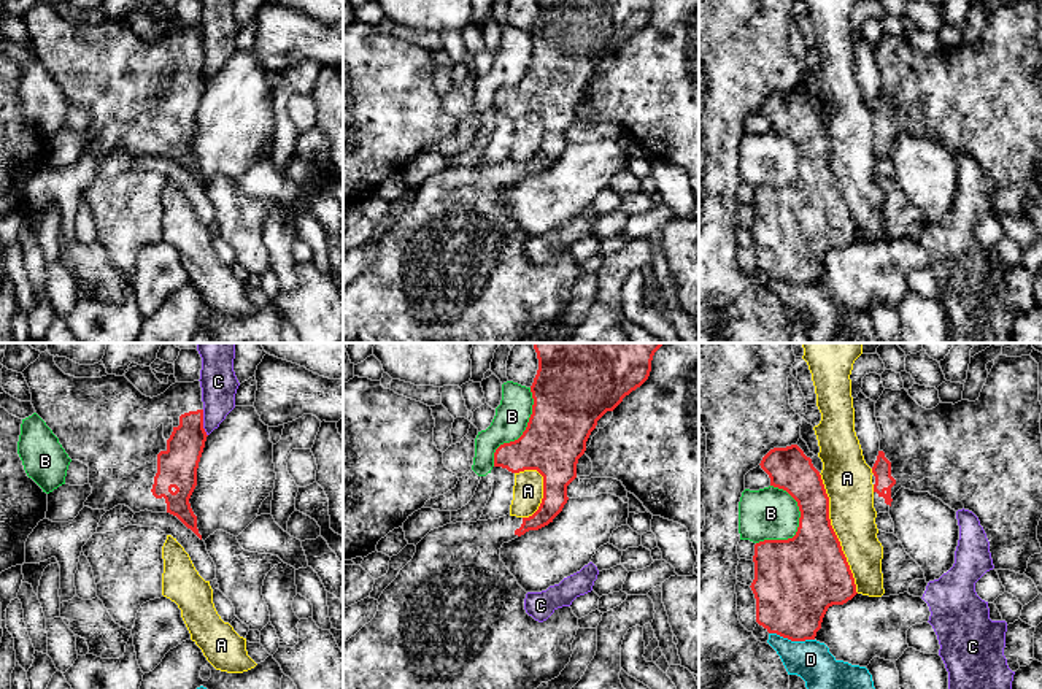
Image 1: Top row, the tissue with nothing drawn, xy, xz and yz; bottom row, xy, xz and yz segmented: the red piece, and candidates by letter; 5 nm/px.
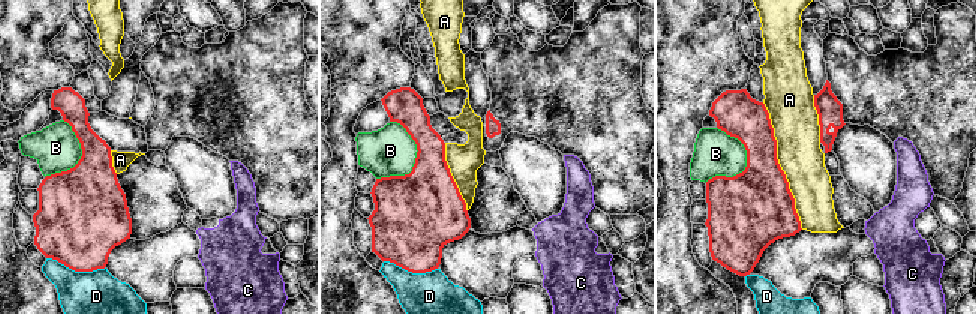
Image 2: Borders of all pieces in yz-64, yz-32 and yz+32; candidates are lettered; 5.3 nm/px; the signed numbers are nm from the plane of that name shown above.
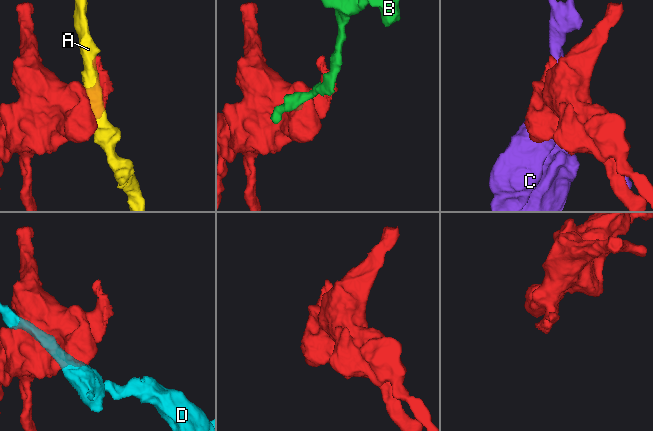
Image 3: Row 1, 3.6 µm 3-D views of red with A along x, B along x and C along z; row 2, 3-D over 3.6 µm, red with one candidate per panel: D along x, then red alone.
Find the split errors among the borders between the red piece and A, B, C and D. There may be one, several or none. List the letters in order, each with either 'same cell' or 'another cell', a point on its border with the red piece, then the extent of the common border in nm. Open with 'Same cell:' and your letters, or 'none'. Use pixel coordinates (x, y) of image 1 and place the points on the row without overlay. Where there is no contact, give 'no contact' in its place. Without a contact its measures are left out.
Same cell: none
A: another cell; contact yz (834, 178); length 650 nm
B: another cell; contact yz (799, 169); length 320 nm
C: another cell; contact xy (202, 67); length 140 nm
D: another cell; contact yz (791, 284); length 240 nm

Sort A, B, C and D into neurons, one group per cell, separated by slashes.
A / B / C / D

